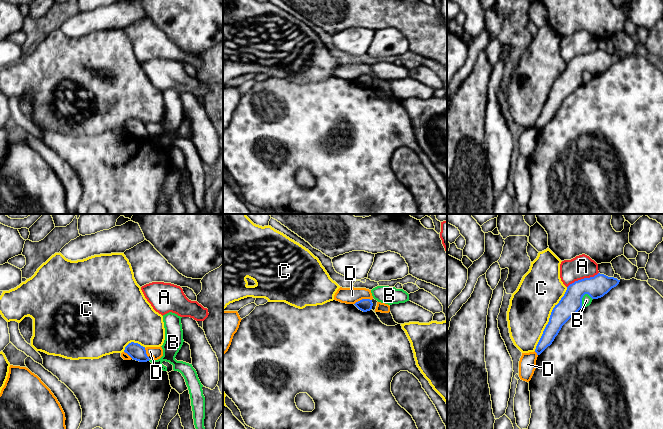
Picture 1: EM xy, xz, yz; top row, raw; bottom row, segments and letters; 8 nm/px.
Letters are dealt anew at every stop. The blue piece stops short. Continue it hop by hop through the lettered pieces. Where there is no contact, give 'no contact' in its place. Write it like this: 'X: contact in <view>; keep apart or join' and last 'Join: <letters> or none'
A: contact in yz; keep apart
B: contact in yz; keep apart
C: contact in yz; keep apart
D: contact in xz; keep apart
Join: none

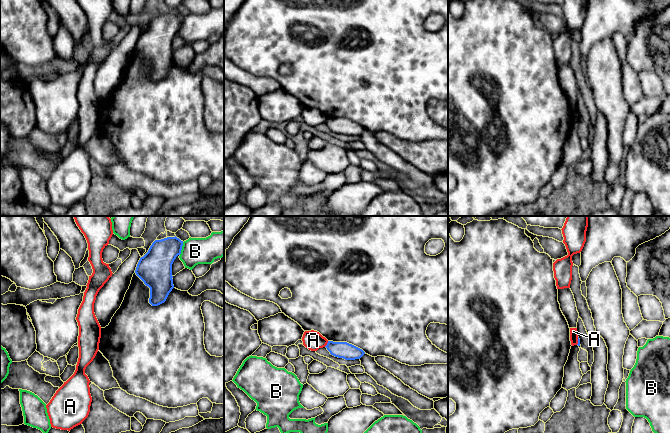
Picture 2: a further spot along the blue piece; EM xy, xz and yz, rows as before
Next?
A: contact in xz; keep apart
B: contact in xy; keep apart
Join: none

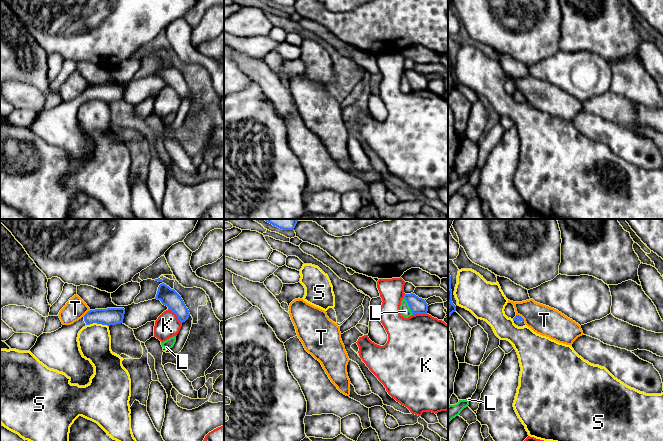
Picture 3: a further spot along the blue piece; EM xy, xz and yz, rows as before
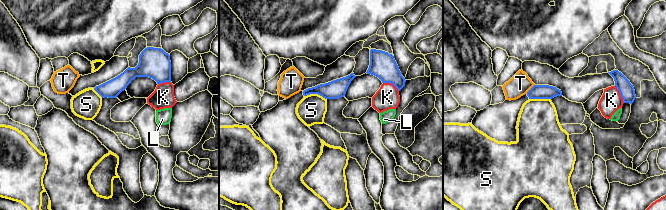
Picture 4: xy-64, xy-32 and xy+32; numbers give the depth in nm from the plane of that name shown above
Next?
K: contact in xy; keep apart
L: contact in xz; keep apart
S: contact in xy; keep apart
T: contact in xy; keep apart
Join: none

